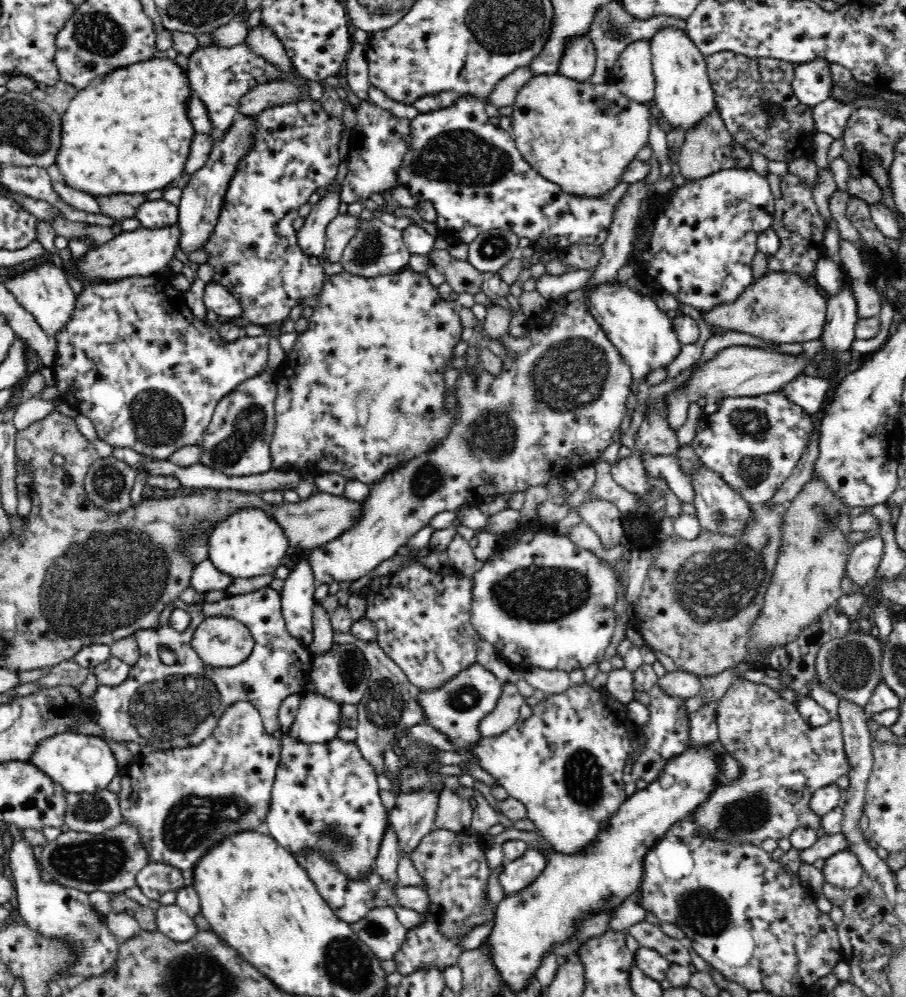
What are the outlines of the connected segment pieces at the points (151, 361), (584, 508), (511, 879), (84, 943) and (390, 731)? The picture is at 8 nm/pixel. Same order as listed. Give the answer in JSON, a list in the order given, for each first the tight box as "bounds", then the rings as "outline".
[{"bounds":[51,274,269,461],"outline":[[[159,274],[142,275],[141,277],[118,279],[114,282],[106,281],[105,283],[86,285],[76,297],[75,307],[76,310],[74,310],[72,320],[68,322],[68,326],[64,328],[64,331],[55,334],[57,350],[51,370],[54,372],[54,386],[58,389],[57,399],[65,402],[78,413],[88,416],[98,438],[113,447],[126,446],[126,448],[135,450],[139,455],[151,456],[156,460],[166,461],[179,448],[198,445],[202,432],[205,432],[208,424],[210,424],[218,400],[222,400],[226,394],[230,394],[245,380],[257,377],[269,370],[269,338],[266,335],[249,337],[243,334],[238,337],[237,341],[232,342],[220,339],[216,329],[208,329],[204,322],[194,316],[188,308],[185,294],[176,290],[166,276],[160,276]]]},{"bounds":[579,499,624,549],"outline":[[[602,499],[584,501],[579,511],[582,521],[600,537],[605,549],[621,546],[620,539],[624,535],[623,515],[619,508]]]},{"bounds":[498,848,546,897],"outline":[[[532,848],[514,860],[505,860],[498,875],[504,897],[530,886],[542,874],[546,865],[544,855],[538,853],[538,849]]]},{"bounds":[5,826,121,980],"outline":[[[8,826],[13,845],[5,858],[9,861],[15,886],[18,908],[15,912],[24,925],[51,942],[62,942],[70,951],[72,962],[56,972],[57,978],[83,978],[83,980],[106,976],[116,968],[121,942],[107,927],[100,913],[90,904],[89,896],[80,890],[63,887],[58,883],[42,882],[38,859],[32,853],[32,845],[22,839],[18,827]]]},{"bounds":[333,630,431,774],"outline":[[[333,630],[333,642],[338,644],[350,643],[358,647],[365,655],[366,663],[370,668],[370,677],[367,683],[367,692],[355,705],[358,712],[356,738],[352,741],[358,747],[362,756],[374,767],[376,774],[385,774],[384,748],[391,744],[394,732],[402,728],[409,728],[420,724],[431,724],[426,712],[420,705],[420,691],[413,686],[406,674],[386,656],[382,647],[374,642],[364,642],[350,632],[336,632]]]}]

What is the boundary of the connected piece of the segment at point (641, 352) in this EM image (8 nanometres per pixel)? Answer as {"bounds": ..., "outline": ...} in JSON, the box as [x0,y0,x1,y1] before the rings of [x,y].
{"bounds":[587,280,681,378],"outline":[[[618,280],[594,287],[587,294],[590,314],[607,334],[634,378],[646,378],[654,370],[665,369],[681,350],[681,342],[673,330],[673,323],[665,312],[656,307],[654,299],[640,296]]]}

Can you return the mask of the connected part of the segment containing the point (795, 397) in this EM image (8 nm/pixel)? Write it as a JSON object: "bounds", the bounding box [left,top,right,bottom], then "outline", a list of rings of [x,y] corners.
{"bounds":[778,375,830,415],"outline":[[[801,375],[784,384],[778,393],[784,393],[788,401],[802,407],[808,415],[818,413],[830,396],[830,382],[827,378]]]}

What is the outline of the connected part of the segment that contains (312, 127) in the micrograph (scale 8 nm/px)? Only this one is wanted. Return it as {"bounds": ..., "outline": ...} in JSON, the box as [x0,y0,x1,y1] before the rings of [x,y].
{"bounds":[204,93,344,327],"outline":[[[306,93],[298,100],[266,106],[248,117],[254,121],[254,144],[250,144],[250,150],[246,150],[236,164],[217,224],[204,249],[208,252],[207,263],[214,266],[213,280],[223,284],[238,299],[241,316],[254,325],[275,327],[288,320],[298,298],[310,298],[322,290],[322,260],[303,254],[292,222],[312,194],[322,187],[329,188],[335,182],[342,162],[338,144],[344,125],[340,116],[323,109],[320,98],[312,99]]]}

